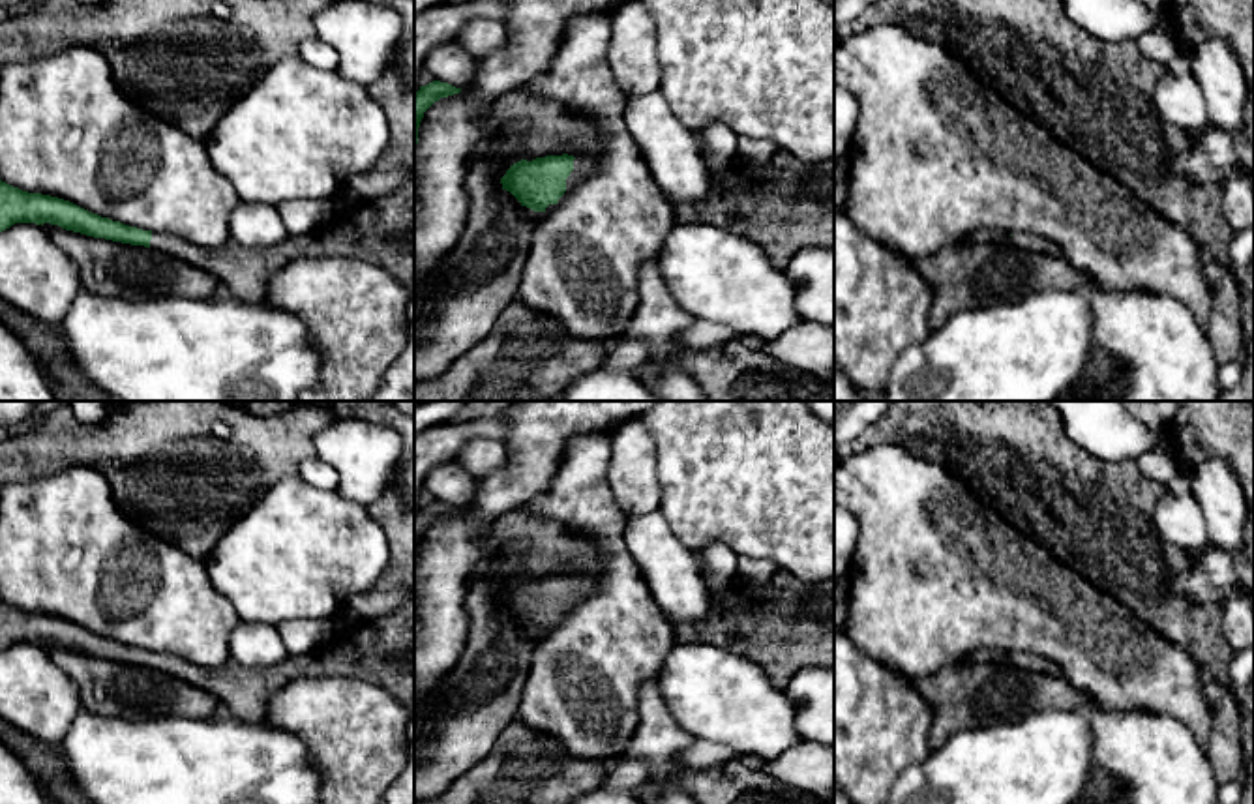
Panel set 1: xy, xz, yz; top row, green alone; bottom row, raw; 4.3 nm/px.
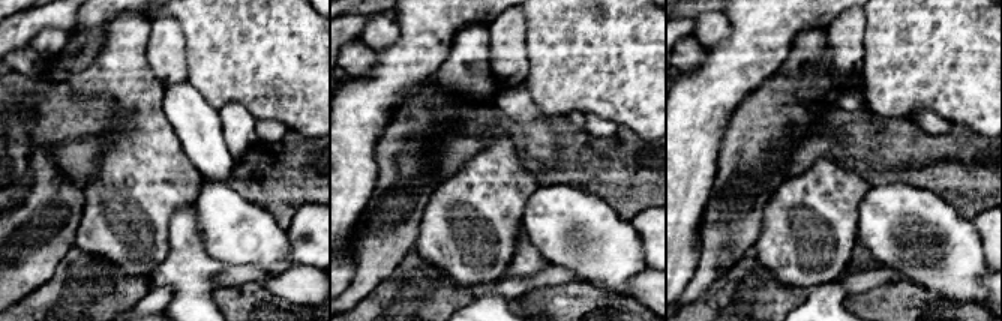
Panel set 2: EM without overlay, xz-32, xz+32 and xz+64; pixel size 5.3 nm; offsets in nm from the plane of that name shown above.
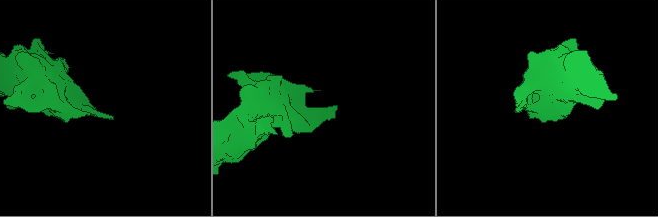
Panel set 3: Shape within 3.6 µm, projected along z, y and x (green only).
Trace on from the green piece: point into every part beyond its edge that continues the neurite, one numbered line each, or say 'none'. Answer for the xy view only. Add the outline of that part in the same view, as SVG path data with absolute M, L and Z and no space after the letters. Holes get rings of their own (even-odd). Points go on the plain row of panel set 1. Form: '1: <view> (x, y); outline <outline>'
1: xy (381, 651); outline M414 596L392 615L358 620L332 635L319 650L287 656L272 665L246 665L229 658L219 667L197 667L171 654L152 652L150 667L206 690L232 718L261 723L276 692L307 677L362 678L414 710Z

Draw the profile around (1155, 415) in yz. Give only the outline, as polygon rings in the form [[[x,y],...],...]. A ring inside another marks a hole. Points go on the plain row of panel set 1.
[[[1119,401],[1147,429],[1160,435],[1187,401]]]

